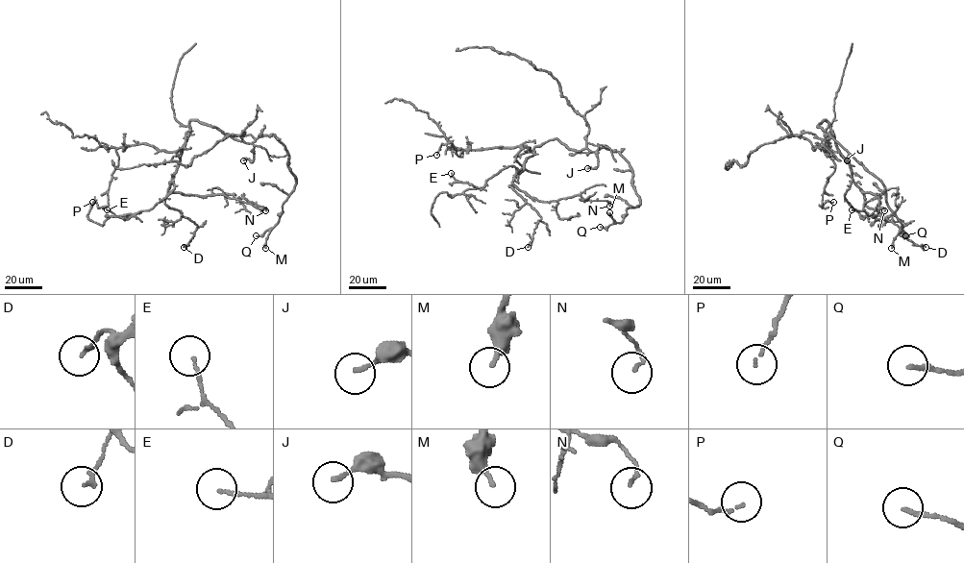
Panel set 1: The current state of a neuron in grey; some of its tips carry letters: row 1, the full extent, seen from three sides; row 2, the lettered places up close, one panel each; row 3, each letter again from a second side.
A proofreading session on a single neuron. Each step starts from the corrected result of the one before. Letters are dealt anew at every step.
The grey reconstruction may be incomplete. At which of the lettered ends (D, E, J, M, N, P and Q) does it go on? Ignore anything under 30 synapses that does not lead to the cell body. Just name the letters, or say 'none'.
none

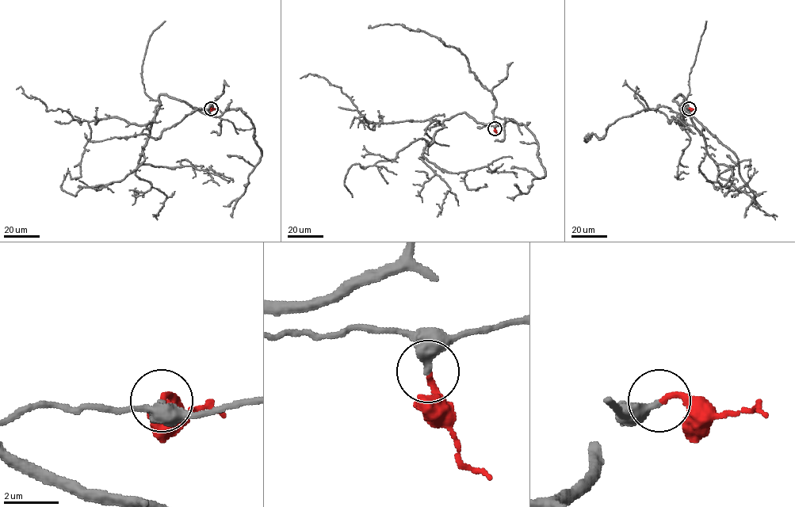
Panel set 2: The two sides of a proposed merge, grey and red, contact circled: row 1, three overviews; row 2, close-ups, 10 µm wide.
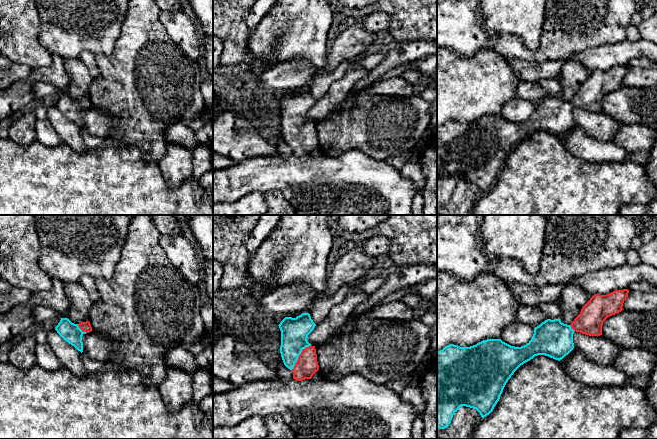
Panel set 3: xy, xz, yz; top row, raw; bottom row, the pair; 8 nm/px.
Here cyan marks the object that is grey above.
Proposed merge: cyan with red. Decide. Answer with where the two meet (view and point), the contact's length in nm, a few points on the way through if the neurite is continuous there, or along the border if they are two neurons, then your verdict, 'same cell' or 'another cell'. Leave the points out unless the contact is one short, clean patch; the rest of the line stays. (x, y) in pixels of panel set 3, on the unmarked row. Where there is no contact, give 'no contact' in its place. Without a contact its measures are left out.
xz (298, 132) | 260 nm | across xz (294, 107), (294, 123), (298, 132), (306, 142) | same cell

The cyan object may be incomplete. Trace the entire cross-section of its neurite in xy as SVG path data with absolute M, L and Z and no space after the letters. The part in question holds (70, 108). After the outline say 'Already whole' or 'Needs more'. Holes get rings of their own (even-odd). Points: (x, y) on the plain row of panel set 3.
M61 94L55 106L66 118L82 129L82 112L91 108L92 103L89 97L74 100L68 94Z. Needs more

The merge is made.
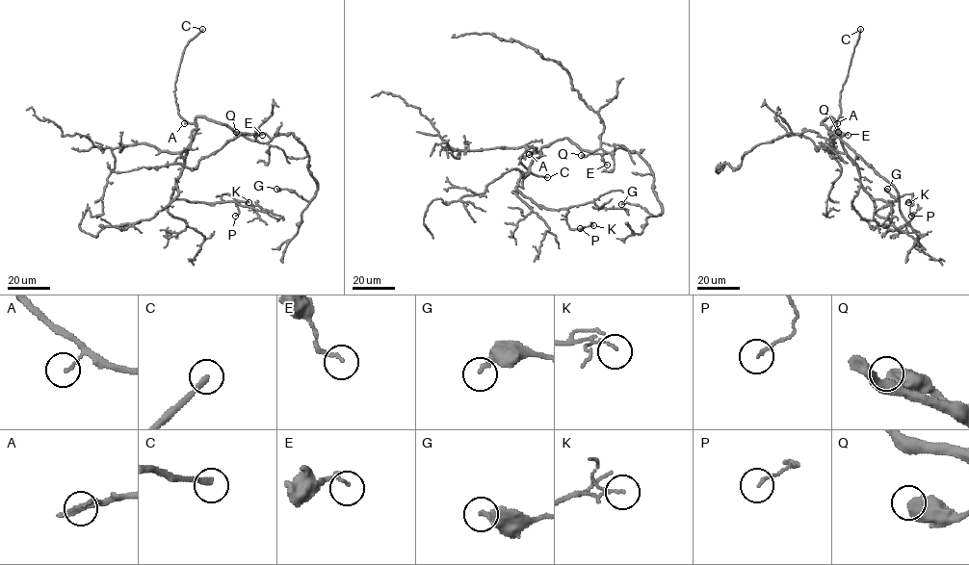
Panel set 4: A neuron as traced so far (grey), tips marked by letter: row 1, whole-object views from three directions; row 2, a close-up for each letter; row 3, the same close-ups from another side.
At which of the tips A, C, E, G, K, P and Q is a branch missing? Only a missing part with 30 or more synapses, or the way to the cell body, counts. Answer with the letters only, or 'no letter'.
C

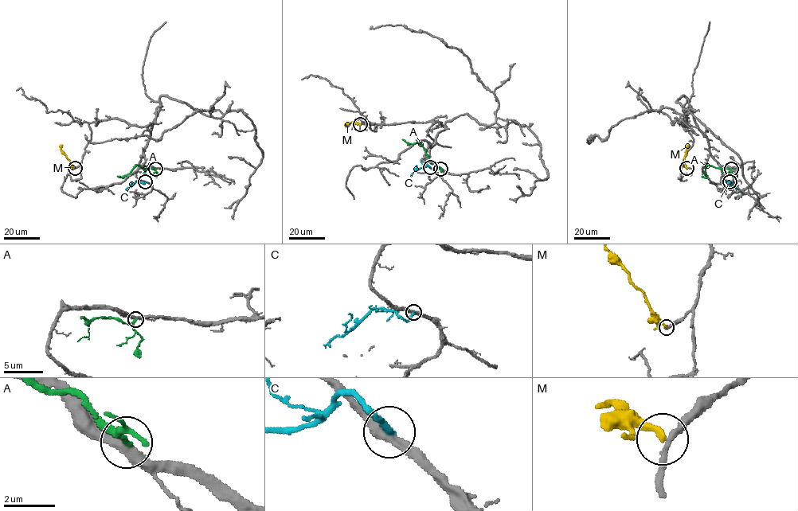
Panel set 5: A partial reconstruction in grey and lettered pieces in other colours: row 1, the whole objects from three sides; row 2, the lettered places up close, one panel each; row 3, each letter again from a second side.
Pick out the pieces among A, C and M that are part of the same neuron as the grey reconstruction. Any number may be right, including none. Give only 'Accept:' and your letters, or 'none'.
Accept: none

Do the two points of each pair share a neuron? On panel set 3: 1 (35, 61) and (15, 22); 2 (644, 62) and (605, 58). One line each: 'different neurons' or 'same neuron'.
1: same neuron
2: different neurons

